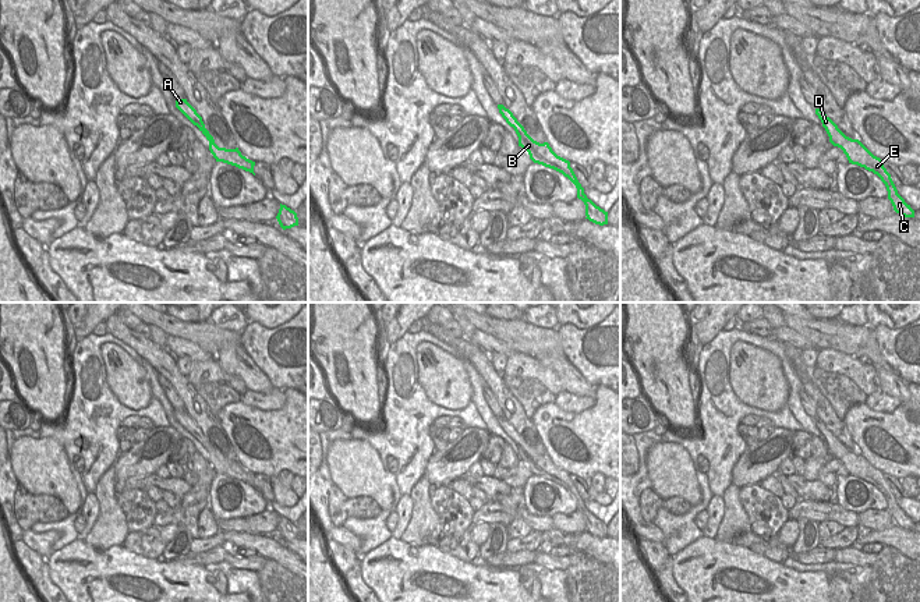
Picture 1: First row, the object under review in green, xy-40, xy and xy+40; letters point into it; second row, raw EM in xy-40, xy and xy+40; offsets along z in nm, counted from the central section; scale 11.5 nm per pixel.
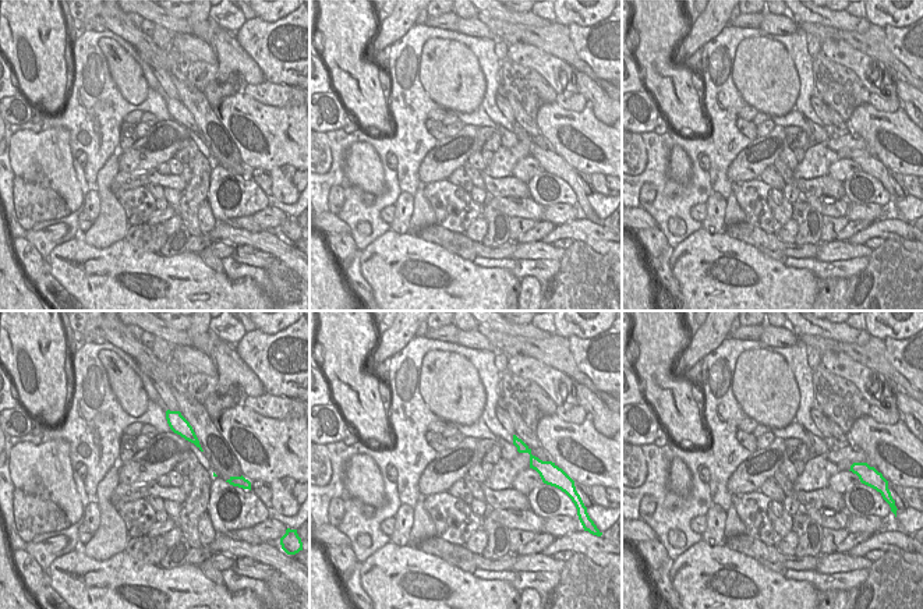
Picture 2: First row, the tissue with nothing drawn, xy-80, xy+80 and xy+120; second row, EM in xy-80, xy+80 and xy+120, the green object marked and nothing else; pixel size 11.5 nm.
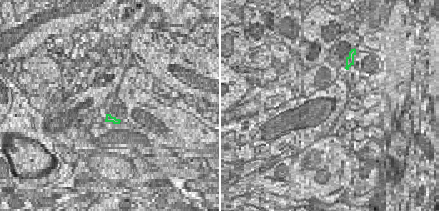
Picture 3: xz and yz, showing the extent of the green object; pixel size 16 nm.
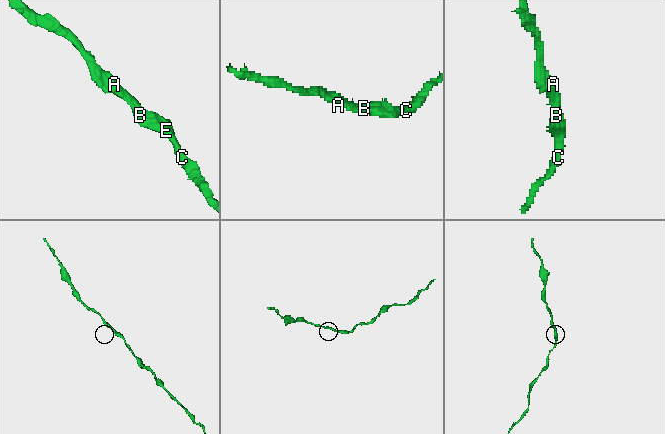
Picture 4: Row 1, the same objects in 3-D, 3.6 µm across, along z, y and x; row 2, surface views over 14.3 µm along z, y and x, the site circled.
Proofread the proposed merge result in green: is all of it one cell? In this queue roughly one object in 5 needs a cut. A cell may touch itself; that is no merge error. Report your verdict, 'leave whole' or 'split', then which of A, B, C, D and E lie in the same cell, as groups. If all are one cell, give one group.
leave whole | A B C D E

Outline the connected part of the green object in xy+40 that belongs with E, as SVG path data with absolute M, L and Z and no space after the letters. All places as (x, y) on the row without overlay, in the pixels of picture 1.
M815 421L815 426L821 432L822 439L829 449L829 454L843 463L849 475L864 479L881 491L887 499L888 511L891 513L894 523L900 528L914 530L914 523L898 506L891 486L884 479L884 474L880 470L874 468L859 452L846 449L821 421Z

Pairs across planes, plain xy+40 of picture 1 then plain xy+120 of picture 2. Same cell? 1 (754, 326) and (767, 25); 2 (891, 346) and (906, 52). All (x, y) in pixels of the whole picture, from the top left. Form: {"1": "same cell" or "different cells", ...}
{"1": "different cells", "2": "same cell"}

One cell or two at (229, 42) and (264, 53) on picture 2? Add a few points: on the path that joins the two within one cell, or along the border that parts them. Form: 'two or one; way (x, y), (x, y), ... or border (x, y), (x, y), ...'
two; border (233, 35), (261, 71)

